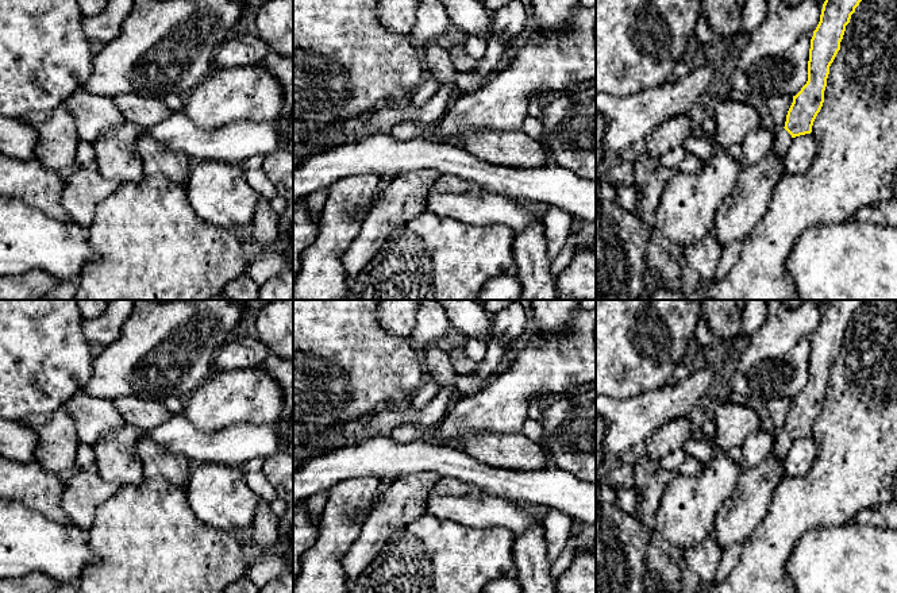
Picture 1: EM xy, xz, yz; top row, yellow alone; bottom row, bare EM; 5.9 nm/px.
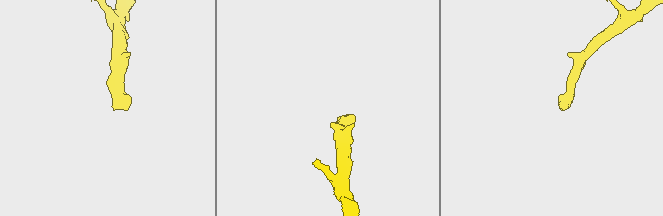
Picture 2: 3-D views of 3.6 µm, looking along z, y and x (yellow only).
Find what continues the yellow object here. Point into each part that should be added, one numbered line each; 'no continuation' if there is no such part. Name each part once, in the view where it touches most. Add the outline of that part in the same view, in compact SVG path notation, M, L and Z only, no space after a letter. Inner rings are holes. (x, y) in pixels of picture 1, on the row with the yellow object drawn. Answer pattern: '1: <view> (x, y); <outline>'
1: yz (782, 139); M779 128L779 131L777 132L774 138L774 146L773 146L774 151L779 157L785 158L792 140L793 140L792 135L785 128Z

